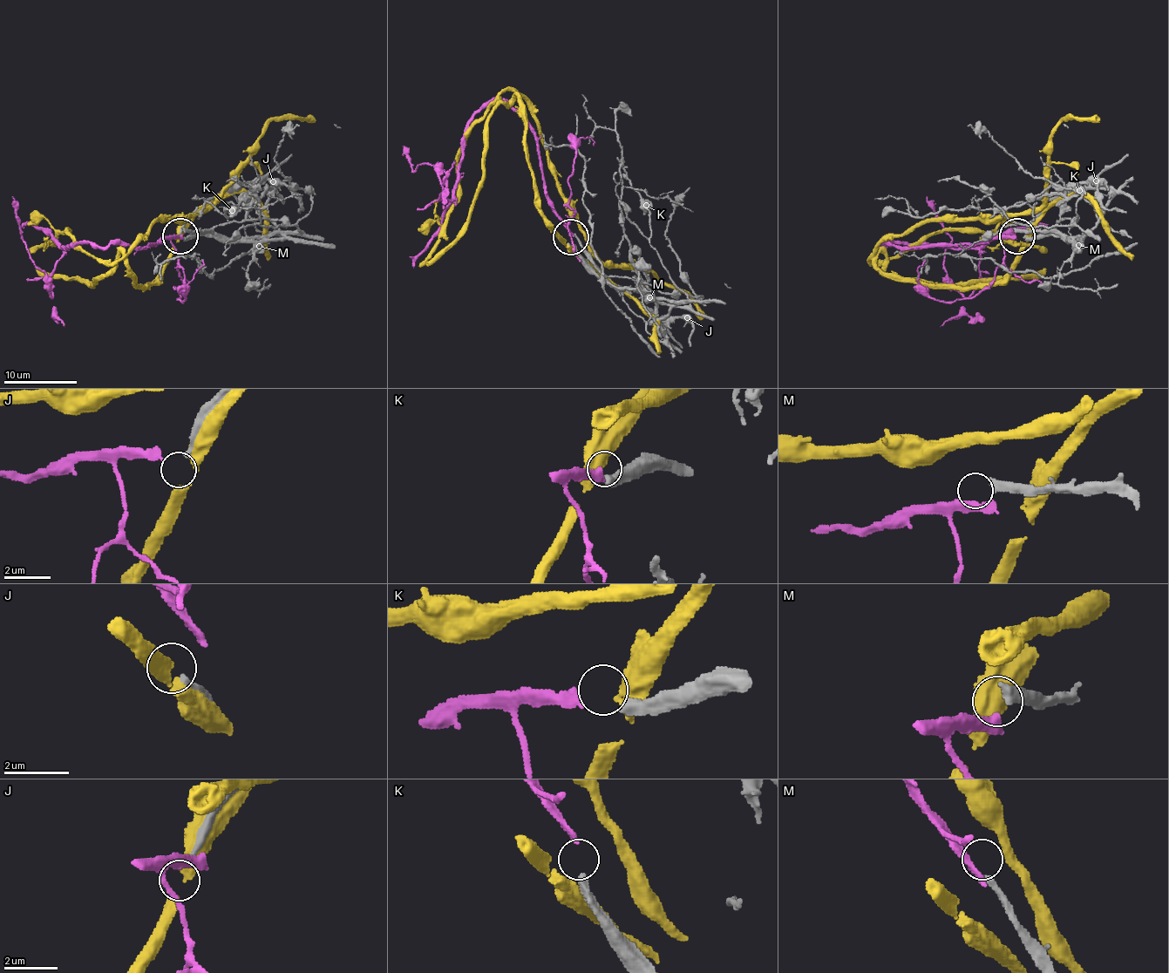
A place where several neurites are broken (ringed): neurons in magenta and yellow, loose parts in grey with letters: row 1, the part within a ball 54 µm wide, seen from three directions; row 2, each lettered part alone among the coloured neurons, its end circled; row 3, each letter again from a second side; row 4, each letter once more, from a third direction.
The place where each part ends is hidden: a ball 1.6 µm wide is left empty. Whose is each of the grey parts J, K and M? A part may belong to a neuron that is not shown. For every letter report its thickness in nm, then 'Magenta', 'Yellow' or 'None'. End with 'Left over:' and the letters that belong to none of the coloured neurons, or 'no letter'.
J: Thickness 200 nm. None
K: Thickness 340 nm. Magenta
M: Thickness 320 nm. None
Left over: J, M

